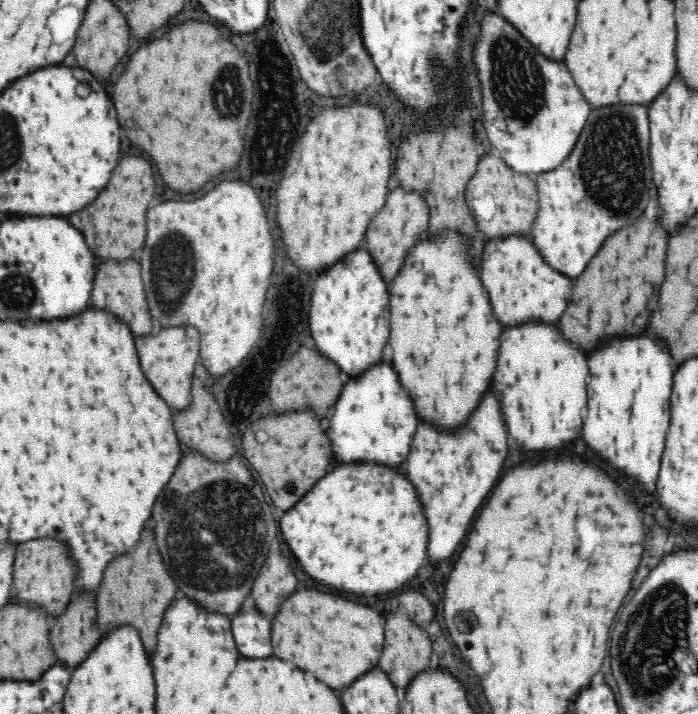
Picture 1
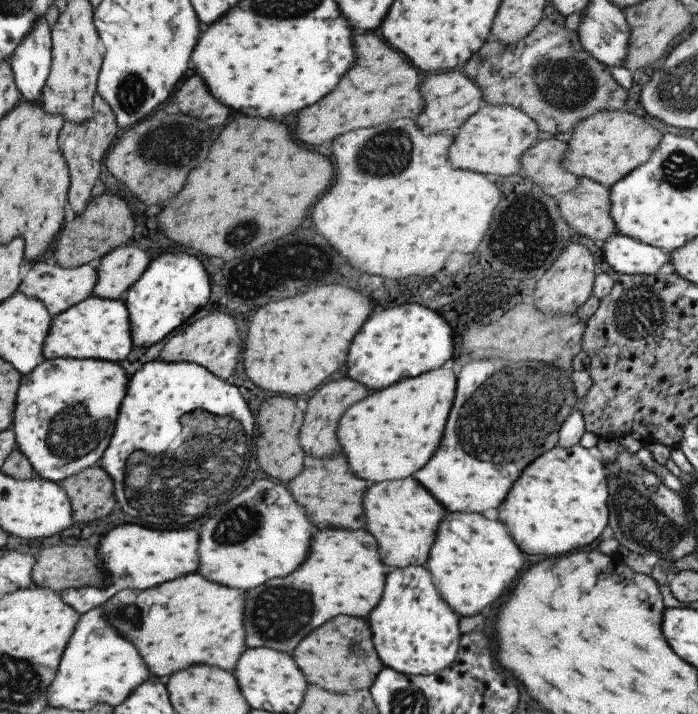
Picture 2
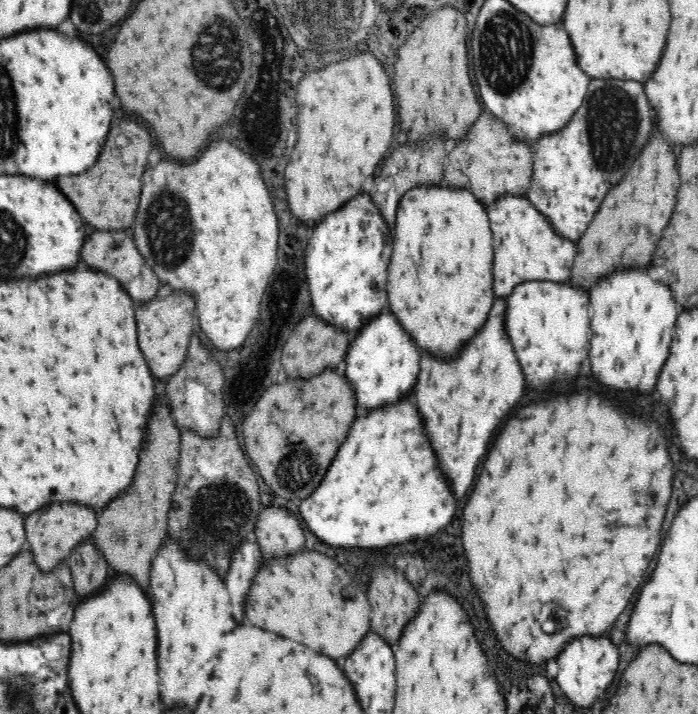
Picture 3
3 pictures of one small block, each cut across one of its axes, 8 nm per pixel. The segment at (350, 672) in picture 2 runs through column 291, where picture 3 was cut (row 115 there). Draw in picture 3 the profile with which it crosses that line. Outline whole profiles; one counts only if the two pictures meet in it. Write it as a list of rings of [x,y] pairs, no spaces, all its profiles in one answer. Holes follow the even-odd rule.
[[[651,116],[651,128],[647,141],[632,170],[610,188],[596,212],[596,218],[586,228],[584,236],[580,236],[577,252],[572,265],[570,282],[586,290],[596,276],[608,274],[612,268],[622,268],[628,264],[646,264],[652,258],[656,242],[660,238],[662,228],[668,224],[680,186],[680,171],[678,171],[678,149],[672,147],[670,139],[660,131],[658,116]]]

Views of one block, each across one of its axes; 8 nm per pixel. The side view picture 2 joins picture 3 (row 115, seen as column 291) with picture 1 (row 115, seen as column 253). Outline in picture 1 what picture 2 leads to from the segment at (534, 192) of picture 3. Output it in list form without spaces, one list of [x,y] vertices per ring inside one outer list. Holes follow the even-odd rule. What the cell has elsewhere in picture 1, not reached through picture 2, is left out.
[[[608,103],[590,109],[576,146],[568,160],[549,171],[541,172],[535,183],[539,194],[539,209],[532,225],[531,240],[540,255],[556,271],[576,278],[598,252],[604,238],[624,224],[632,222],[650,202],[652,170],[648,158],[649,116],[646,105],[640,103]]]

